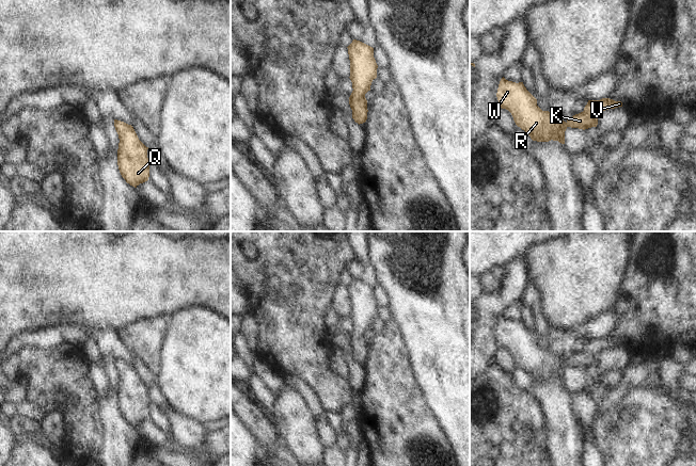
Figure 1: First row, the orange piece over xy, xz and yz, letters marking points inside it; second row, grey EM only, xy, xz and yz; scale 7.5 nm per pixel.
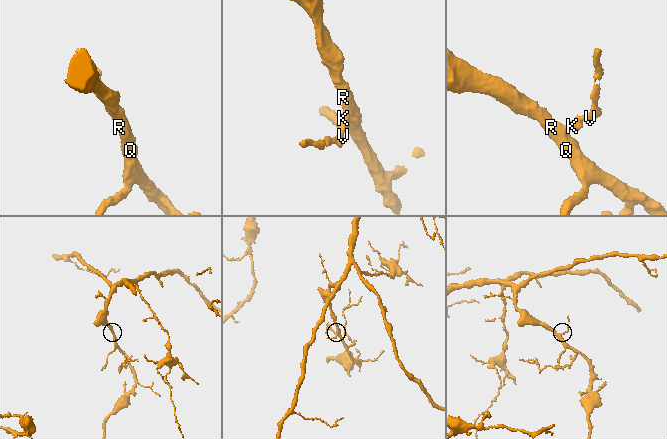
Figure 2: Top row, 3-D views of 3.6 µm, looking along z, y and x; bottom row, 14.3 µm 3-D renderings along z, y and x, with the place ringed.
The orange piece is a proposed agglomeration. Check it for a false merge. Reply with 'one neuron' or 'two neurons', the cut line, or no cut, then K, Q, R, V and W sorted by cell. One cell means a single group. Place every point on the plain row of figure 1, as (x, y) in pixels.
one neuron; cut none; groups K Q R V W

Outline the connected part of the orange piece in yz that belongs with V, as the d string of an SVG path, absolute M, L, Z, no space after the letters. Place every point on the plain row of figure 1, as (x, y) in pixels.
M501 318L497 339L502 348L508 349L518 366L524 369L533 380L549 381L551 379L565 383L565 370L568 366L588 368L597 366L598 355L608 348L622 346L621 340L610 337L588 339L584 350L573 354L566 360L537 344L537 338L526 328L523 321Z

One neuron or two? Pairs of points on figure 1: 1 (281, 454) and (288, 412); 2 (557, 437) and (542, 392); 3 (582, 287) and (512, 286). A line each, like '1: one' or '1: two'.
1: two
2: one
3: two

